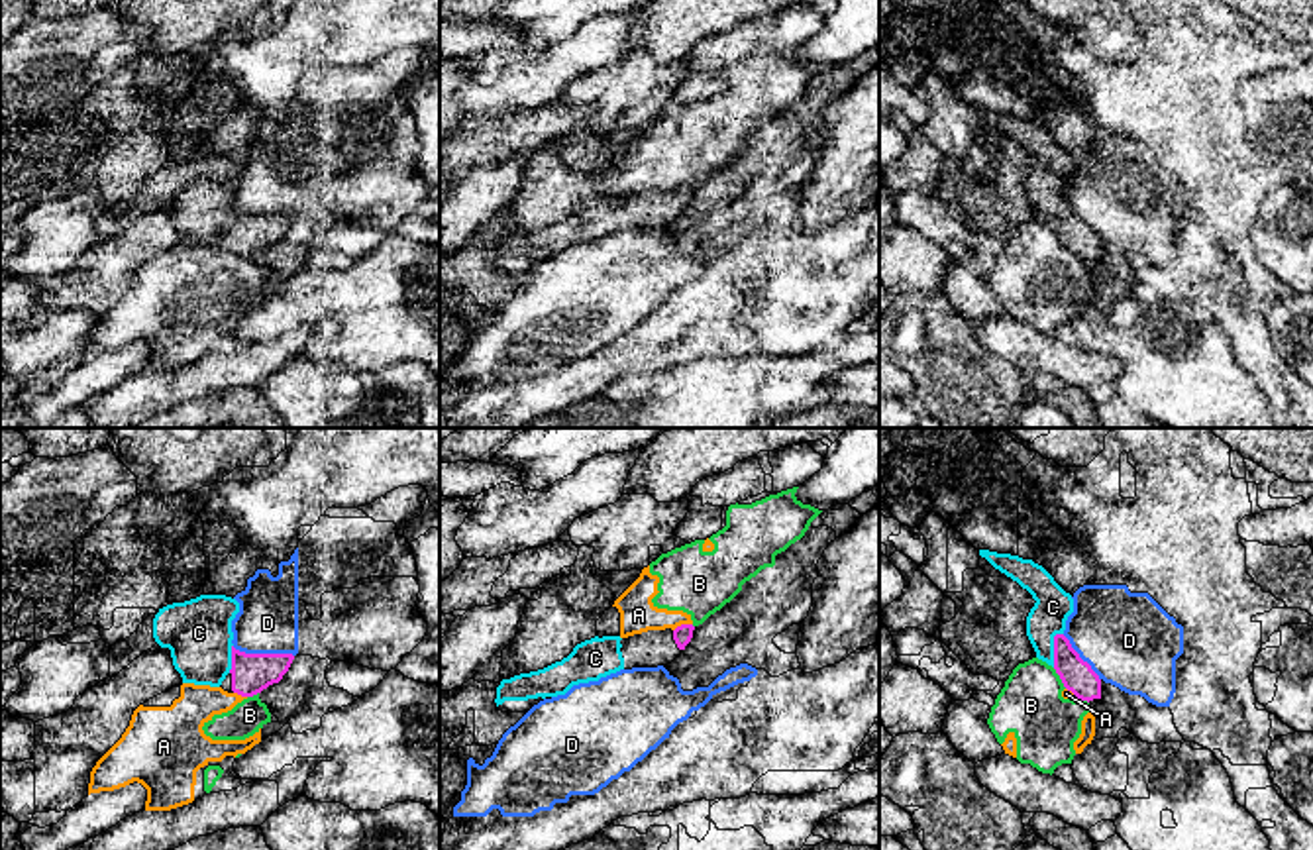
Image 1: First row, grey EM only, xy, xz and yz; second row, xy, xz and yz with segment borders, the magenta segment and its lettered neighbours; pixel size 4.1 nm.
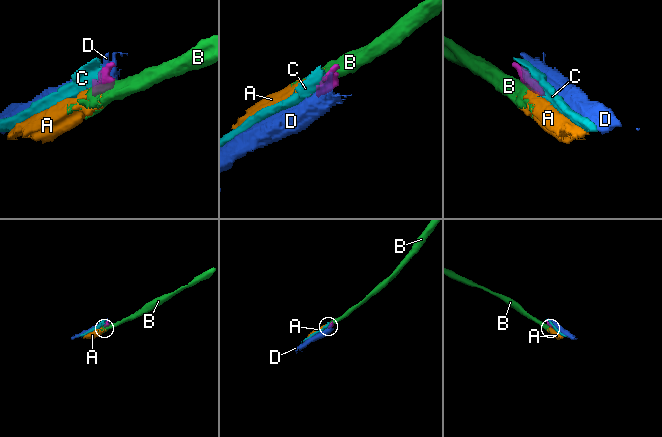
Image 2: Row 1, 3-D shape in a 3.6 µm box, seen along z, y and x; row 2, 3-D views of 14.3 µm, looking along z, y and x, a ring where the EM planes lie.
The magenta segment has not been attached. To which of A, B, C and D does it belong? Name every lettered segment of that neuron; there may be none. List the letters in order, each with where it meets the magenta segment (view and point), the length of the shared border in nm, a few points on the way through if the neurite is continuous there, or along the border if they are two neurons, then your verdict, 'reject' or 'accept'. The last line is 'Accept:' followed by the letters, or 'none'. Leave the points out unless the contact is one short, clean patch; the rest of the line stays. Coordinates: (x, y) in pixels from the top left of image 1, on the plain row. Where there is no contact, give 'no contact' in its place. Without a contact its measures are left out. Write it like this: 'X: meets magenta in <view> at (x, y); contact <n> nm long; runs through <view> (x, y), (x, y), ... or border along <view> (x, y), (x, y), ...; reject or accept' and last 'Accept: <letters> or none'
A: meets magenta in xz at (682, 185); contact 90 nm long; border along xz (691, 183), (682, 183), (674, 191); reject
B: meets magenta in yz at (1060, 238); contact 110 nm long; border along yz (1052, 228), (1066, 248); reject
C: meets magenta in yz at (1054, 209); contact 150 nm long; accept
D: meets magenta in xy at (263, 214); contact 260 nm long; reject
Accept: C

